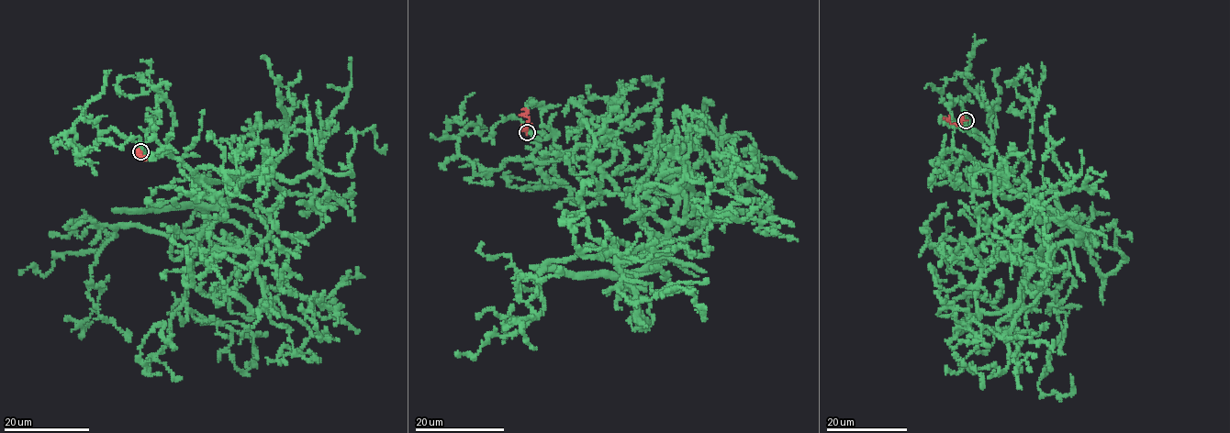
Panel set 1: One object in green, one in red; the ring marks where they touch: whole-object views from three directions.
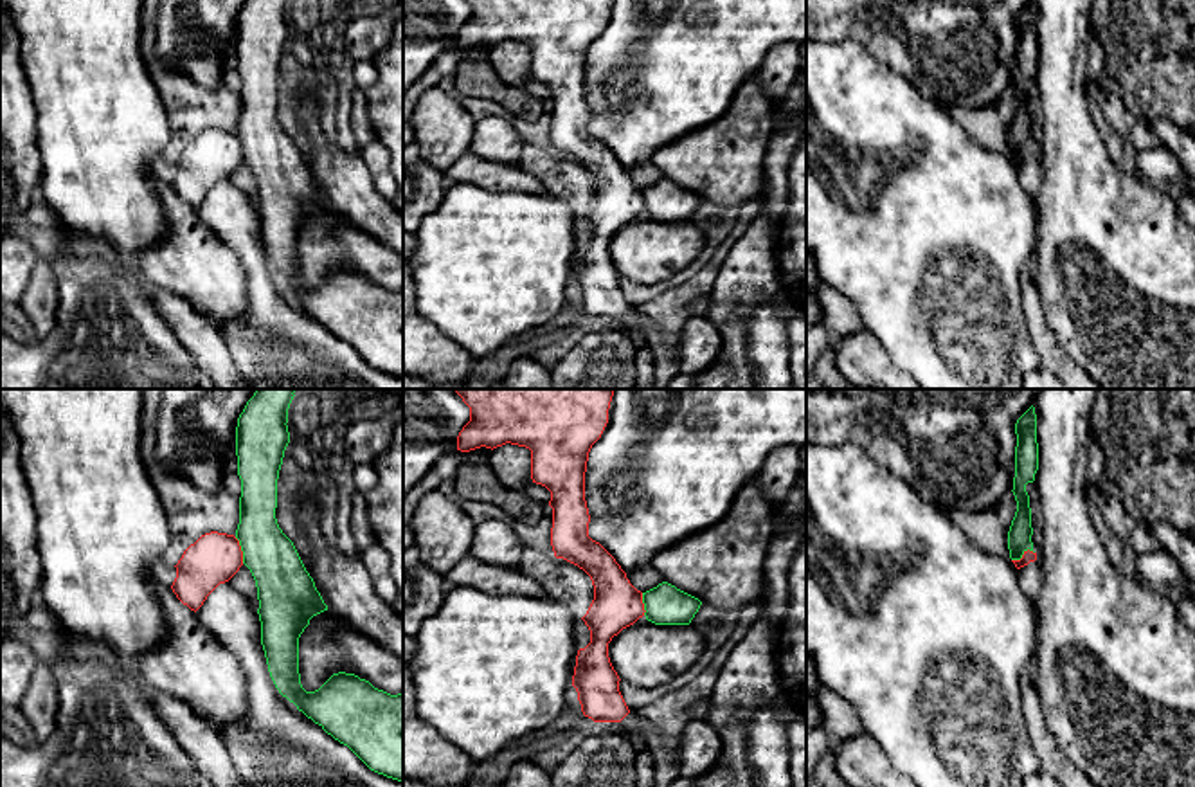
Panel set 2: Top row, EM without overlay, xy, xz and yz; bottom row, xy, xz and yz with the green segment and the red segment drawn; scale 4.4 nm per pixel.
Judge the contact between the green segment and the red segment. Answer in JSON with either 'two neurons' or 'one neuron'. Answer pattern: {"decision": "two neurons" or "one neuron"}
{"decision": "two neurons"}

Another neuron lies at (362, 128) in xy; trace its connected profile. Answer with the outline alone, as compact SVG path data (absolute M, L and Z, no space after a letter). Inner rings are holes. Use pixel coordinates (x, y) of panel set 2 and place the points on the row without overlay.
M356 88L353 90L351 99L353 99L353 110L351 110L353 135L358 148L362 149L365 144L374 140L376 135L369 119L365 92Z

